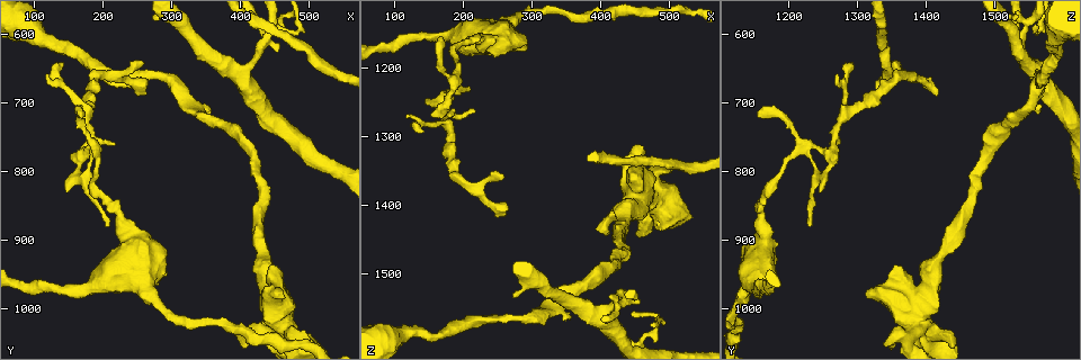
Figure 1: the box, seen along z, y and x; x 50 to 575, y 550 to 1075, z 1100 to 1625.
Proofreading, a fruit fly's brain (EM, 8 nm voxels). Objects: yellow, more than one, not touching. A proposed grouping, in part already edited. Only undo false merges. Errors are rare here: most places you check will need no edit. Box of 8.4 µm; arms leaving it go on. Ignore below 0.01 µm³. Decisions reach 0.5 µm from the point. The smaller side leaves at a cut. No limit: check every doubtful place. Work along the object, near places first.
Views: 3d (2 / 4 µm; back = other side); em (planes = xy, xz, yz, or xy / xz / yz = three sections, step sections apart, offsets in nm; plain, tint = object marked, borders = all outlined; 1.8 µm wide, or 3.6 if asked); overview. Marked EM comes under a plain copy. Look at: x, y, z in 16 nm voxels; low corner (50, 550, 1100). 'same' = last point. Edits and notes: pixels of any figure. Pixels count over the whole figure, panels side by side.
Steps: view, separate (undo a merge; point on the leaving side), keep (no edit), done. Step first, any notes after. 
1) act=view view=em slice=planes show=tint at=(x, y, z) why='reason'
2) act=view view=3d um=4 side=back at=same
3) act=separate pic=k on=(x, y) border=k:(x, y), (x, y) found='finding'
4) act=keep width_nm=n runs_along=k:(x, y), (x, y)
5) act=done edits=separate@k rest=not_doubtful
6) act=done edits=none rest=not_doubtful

act=view view=3d um=2 at=(175, 775, 1260) why='branch point'

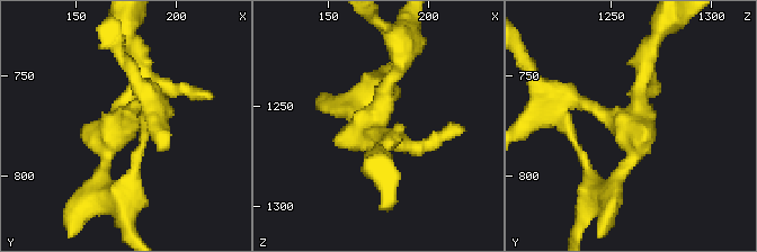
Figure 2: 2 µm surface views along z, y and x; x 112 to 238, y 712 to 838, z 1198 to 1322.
act=view view=em slice=planes show=tint at=(172, 773, 1257)

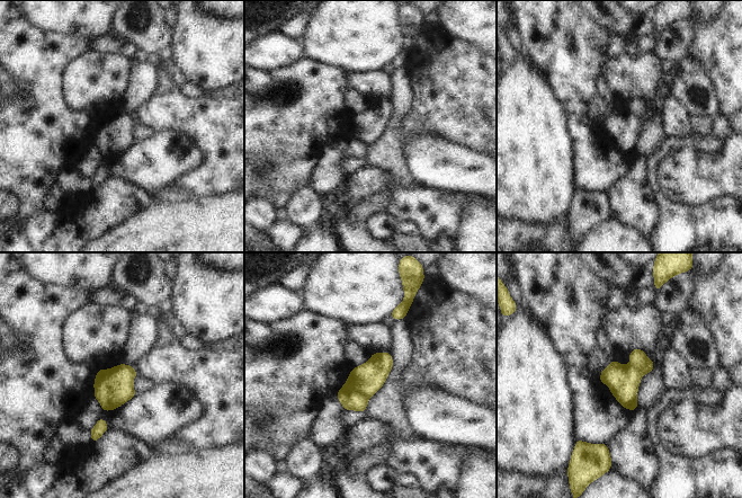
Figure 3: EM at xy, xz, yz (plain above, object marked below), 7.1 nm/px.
act=separate pic=3 on=(350, 400) found='a second cell is stuck on'

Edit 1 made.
act=view view=em um=3.6 slice=planes show=tint at=(465, 1030, 1370) why='four or more arms meet'

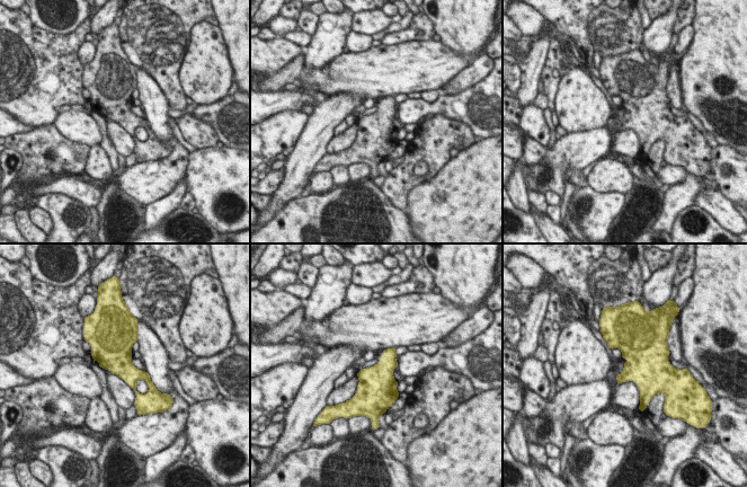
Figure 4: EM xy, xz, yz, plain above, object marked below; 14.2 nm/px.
act=keep width_nm=380 found='all the same cell'

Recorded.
act=view view=em slice=xy step=8 show=tint at=(440, 610, 1530) why='three arms meet'

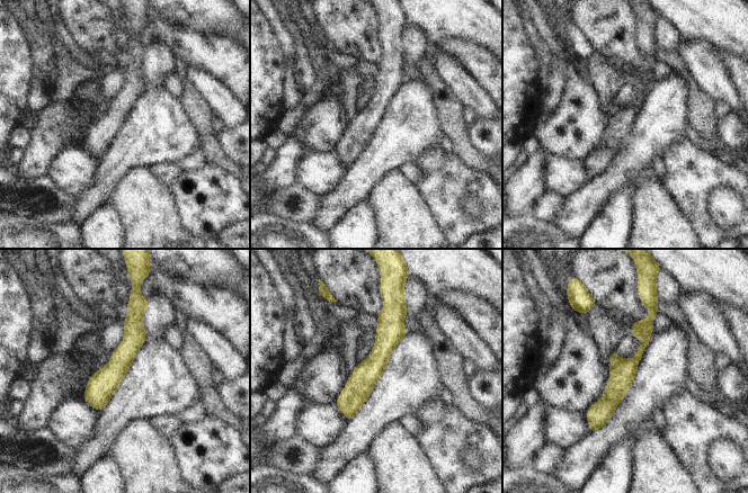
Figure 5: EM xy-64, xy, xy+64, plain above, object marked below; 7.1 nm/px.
act=view view=em slice=planes show=tint at=same

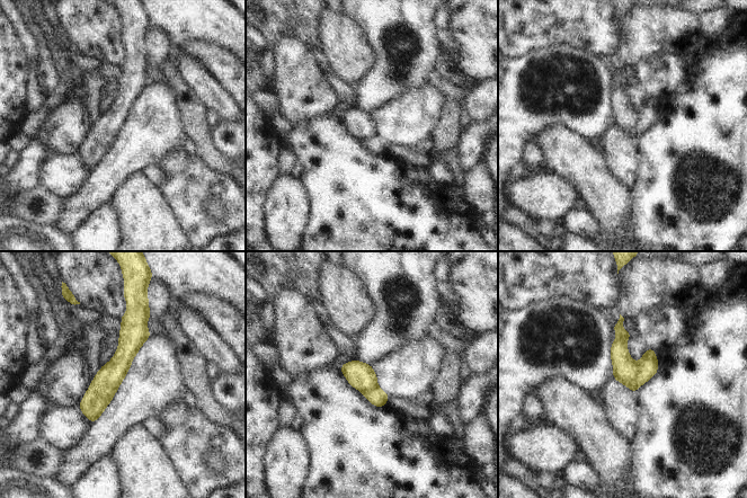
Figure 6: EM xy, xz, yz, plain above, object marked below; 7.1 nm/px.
act=separate pic=6 on=(647, 366) width_nm=190 border=6:(634, 363), (637, 384), (639, 387) found='two cells meet here'

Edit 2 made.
act=done edits=separate@3,separate@6 rest=not_doubtful

